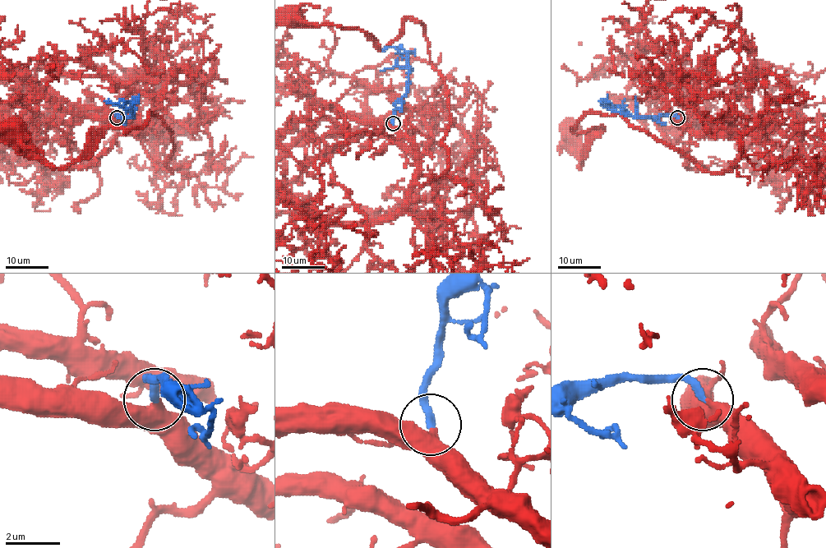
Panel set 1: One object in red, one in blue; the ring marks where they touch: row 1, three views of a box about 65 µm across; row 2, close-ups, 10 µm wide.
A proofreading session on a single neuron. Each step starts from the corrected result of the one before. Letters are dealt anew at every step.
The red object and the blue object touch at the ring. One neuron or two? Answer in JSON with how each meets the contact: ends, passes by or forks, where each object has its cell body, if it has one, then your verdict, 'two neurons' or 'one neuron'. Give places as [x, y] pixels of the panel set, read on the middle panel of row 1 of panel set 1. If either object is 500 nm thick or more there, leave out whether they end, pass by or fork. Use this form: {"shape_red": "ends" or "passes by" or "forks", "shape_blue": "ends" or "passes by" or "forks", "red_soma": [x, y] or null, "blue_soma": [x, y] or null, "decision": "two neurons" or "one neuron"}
{"red_soma": [293, 18], "blue_soma": null, "decision": "one neuron"}

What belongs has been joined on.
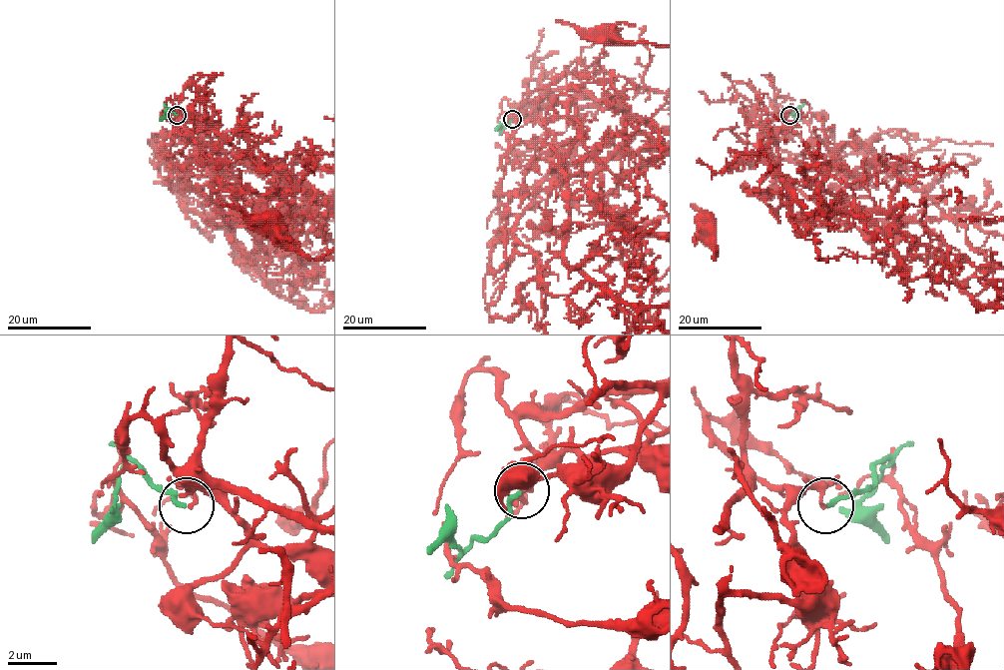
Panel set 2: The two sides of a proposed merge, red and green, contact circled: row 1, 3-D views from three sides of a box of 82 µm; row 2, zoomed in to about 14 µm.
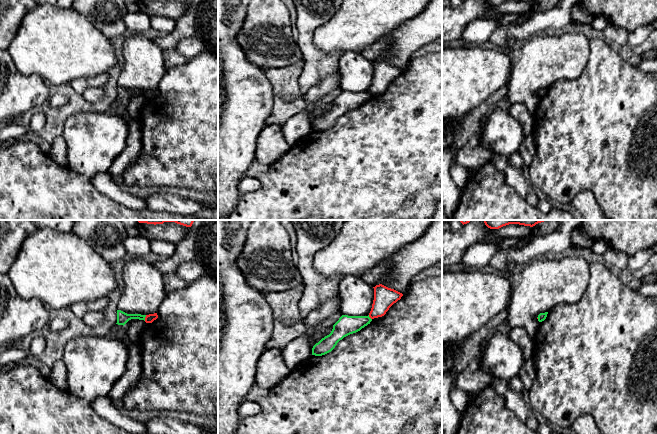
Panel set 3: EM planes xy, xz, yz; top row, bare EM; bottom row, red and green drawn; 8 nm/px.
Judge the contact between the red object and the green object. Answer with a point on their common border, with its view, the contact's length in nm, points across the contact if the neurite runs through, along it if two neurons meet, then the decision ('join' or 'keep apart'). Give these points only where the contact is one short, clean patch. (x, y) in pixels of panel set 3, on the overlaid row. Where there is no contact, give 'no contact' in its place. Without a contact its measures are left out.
contact xy (145, 318); length 50 nm; border xy (146, 315), (144, 320); keep apart

